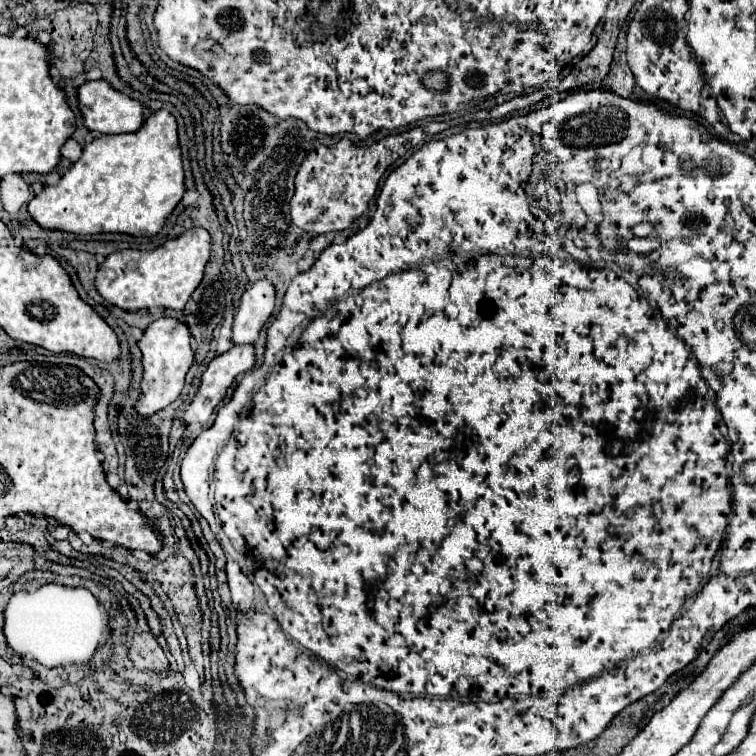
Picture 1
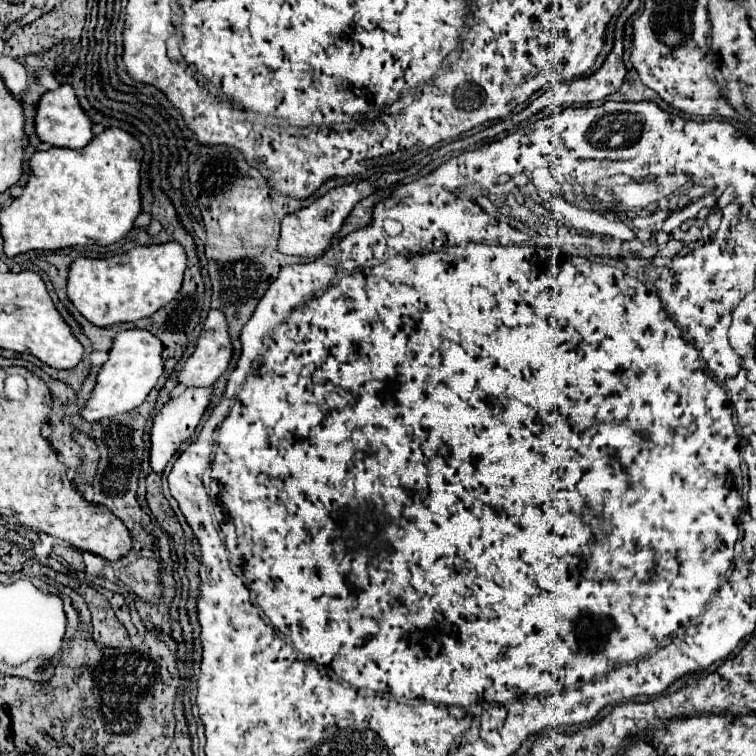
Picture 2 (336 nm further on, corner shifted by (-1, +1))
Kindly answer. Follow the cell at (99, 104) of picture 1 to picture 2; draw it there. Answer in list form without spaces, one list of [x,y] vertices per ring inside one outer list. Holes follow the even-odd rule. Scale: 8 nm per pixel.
[[[61,85],[55,91],[45,91],[37,103],[35,113],[35,133],[43,143],[49,143],[53,147],[69,147],[69,149],[81,149],[87,145],[93,137],[91,133],[91,119],[83,113],[83,109],[77,103],[75,91],[71,85]]]

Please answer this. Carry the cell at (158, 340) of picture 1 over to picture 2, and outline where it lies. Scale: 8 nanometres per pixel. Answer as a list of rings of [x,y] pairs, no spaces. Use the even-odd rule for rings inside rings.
[[[127,329],[119,331],[113,339],[113,347],[109,349],[109,357],[103,363],[101,371],[97,373],[97,383],[85,403],[85,407],[79,411],[79,415],[95,423],[103,417],[115,417],[119,413],[127,413],[135,407],[139,407],[149,391],[155,387],[157,379],[163,375],[163,359],[161,359],[163,345],[161,341],[151,335],[145,329]]]

